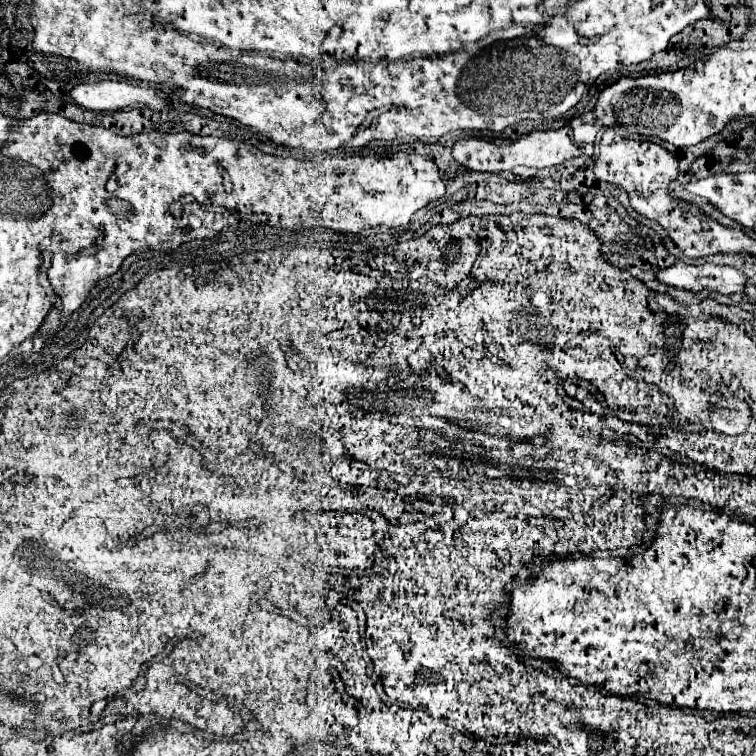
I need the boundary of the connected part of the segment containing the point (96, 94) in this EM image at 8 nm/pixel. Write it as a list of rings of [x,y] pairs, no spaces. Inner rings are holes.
[[[103,80],[103,82],[80,83],[70,94],[77,104],[93,112],[123,110],[135,102],[143,102],[155,110],[167,106],[167,100],[159,96],[153,88],[133,86],[127,82]]]

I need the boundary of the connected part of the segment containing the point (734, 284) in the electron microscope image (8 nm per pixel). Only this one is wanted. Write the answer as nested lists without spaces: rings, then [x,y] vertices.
[[[675,262],[673,266],[661,270],[657,278],[669,286],[685,288],[691,292],[699,292],[703,288],[717,290],[721,294],[737,294],[745,290],[747,276],[731,266],[715,266],[715,264],[685,264]]]

